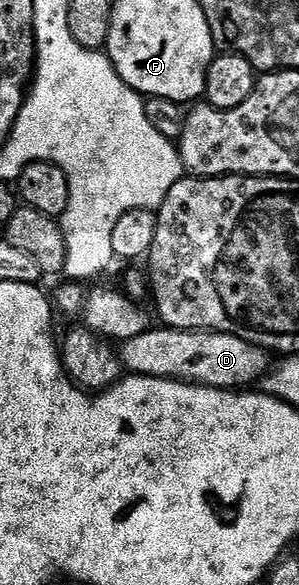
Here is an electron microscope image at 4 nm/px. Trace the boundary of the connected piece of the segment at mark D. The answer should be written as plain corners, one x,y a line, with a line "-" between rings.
162,326
161,331
151,329
134,339
126,339
120,344
119,354
126,372
134,375
150,375
160,379
179,379
183,383
198,383
200,387
224,387
245,389
256,381
264,380
270,370
270,352
238,335
222,331
180,331
174,327

